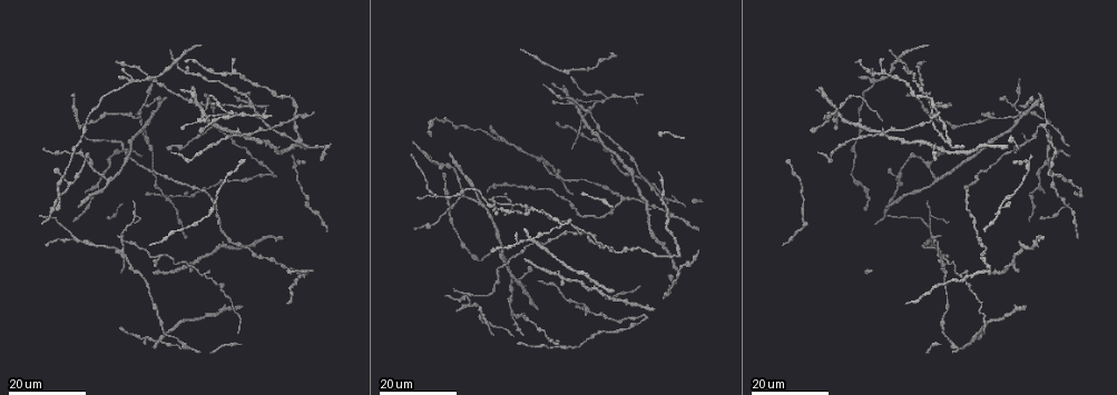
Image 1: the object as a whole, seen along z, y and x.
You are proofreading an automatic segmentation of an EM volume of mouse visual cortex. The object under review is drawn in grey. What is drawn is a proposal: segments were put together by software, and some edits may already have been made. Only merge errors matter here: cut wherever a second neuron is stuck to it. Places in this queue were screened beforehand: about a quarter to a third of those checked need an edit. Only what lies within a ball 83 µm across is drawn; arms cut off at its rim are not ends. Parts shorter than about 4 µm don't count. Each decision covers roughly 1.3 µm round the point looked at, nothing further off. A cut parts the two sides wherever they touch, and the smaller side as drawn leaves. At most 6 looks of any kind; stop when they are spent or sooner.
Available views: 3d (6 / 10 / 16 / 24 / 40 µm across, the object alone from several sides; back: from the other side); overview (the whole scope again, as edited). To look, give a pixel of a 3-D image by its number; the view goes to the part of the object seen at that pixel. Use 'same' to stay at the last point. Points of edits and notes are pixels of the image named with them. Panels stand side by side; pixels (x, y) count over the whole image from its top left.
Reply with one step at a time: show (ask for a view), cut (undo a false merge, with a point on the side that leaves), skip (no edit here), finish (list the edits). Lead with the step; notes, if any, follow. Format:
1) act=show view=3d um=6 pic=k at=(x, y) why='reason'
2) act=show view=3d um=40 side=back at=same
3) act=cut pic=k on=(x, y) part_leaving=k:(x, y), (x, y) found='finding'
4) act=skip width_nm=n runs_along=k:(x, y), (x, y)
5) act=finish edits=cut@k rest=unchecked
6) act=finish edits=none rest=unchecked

act=show view=3d um=24 pic=1 at=(447, 199) why='a fork'

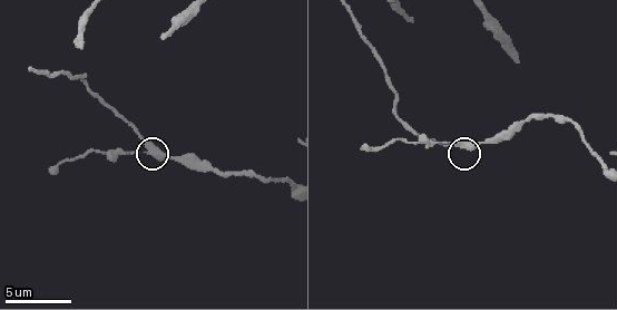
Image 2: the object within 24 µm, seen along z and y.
act=show view=3d um=10 pic=2 at=(460, 143)

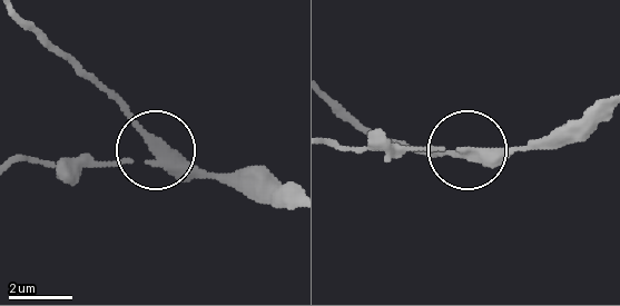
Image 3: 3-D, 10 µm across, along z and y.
act=cut pic=3 on=(140, 134) arms=3 part_leaving=3:(176, 165), (19, 16) found='a second neuron is stuck on'

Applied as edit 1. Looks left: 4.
act=show view=3d um=16 pic=1 at=(67, 182) why='a fork'

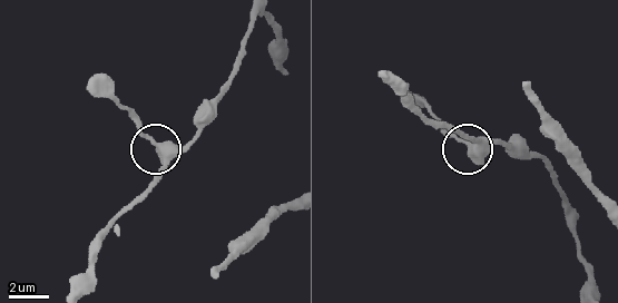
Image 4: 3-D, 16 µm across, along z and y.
act=show view=3d um=6 pic=4 at=(159, 148) why='zoom in'

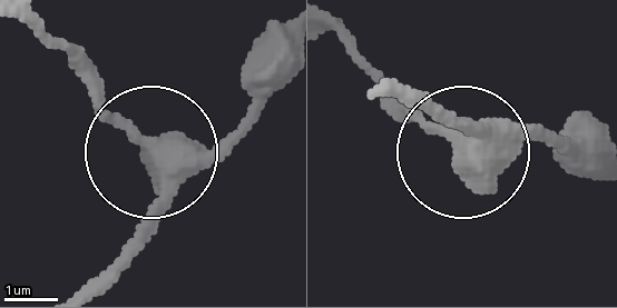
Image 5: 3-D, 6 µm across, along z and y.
act=skip width_nm=390 found='all the same neuron'

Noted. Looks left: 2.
act=show view=3d um=16 pic=1 at=(226, 113) why='side arm on a straight run'

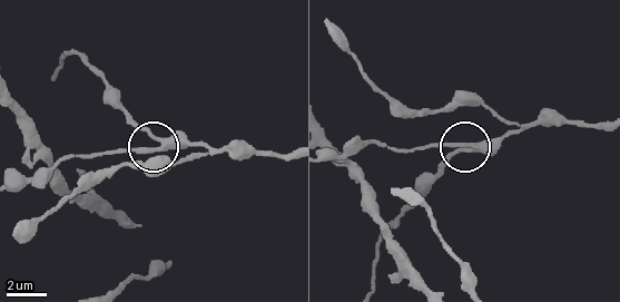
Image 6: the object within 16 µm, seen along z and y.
act=show view=3d um=6 pic=6 at=(477, 148)

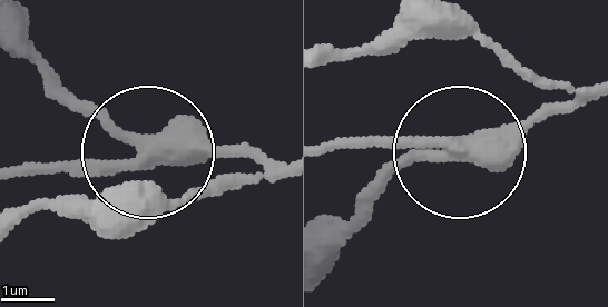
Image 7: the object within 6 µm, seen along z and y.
act=skip runs_along=7:(22, 169), (257, 152) found='all the same neuron'

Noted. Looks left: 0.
act=finish edits=cut@3 rest=unchecked

